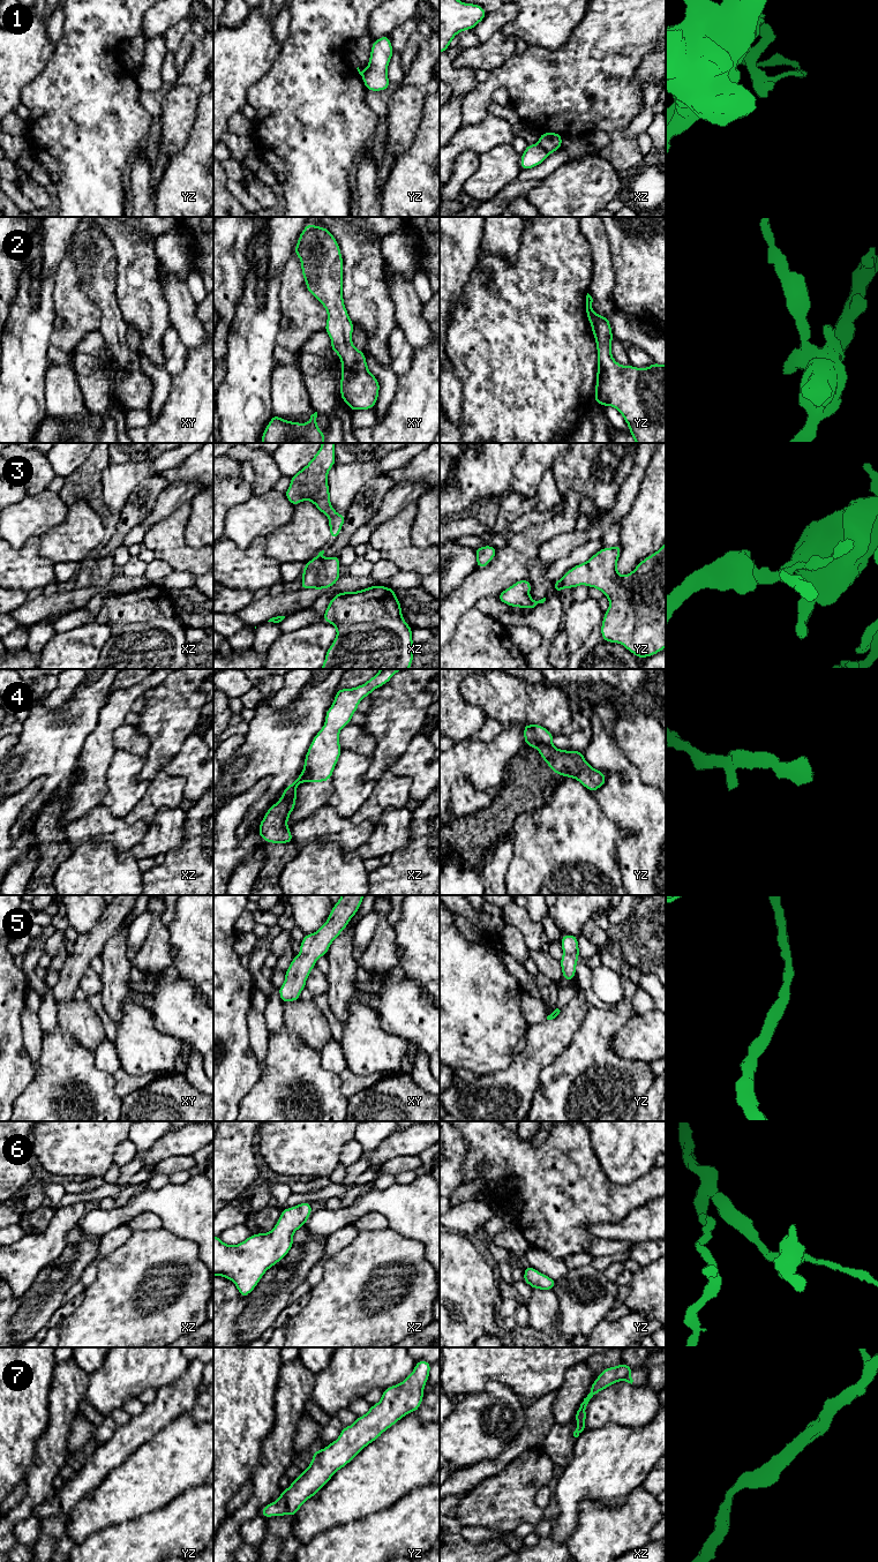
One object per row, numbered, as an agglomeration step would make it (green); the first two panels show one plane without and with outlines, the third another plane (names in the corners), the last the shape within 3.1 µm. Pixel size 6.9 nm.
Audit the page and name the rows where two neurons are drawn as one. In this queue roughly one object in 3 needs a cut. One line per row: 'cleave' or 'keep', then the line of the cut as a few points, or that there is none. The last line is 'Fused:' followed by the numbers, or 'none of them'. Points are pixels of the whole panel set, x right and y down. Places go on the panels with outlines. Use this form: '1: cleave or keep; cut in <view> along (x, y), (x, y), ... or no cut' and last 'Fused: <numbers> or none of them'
1: cleave; cut in xz along (538, 143), (548, 154)
2: keep; no cut
3: keep; no cut
4: cleave; cut in yz along (552, 744), (539, 744), (537, 746)
5: keep; no cut
6: keep; no cut
7: keep; no cut
Fused: 1, 4

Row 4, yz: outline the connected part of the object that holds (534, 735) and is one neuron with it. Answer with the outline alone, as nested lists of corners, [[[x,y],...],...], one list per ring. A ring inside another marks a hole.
[[[524,724],[524,741],[528,748],[553,745],[554,735],[540,724]]]

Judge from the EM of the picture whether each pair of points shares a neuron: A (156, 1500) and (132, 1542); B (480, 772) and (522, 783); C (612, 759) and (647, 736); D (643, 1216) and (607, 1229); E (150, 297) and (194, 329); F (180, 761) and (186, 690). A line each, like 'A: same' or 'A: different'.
A: different
B: different
C: different
D: same
E: different
F: different

